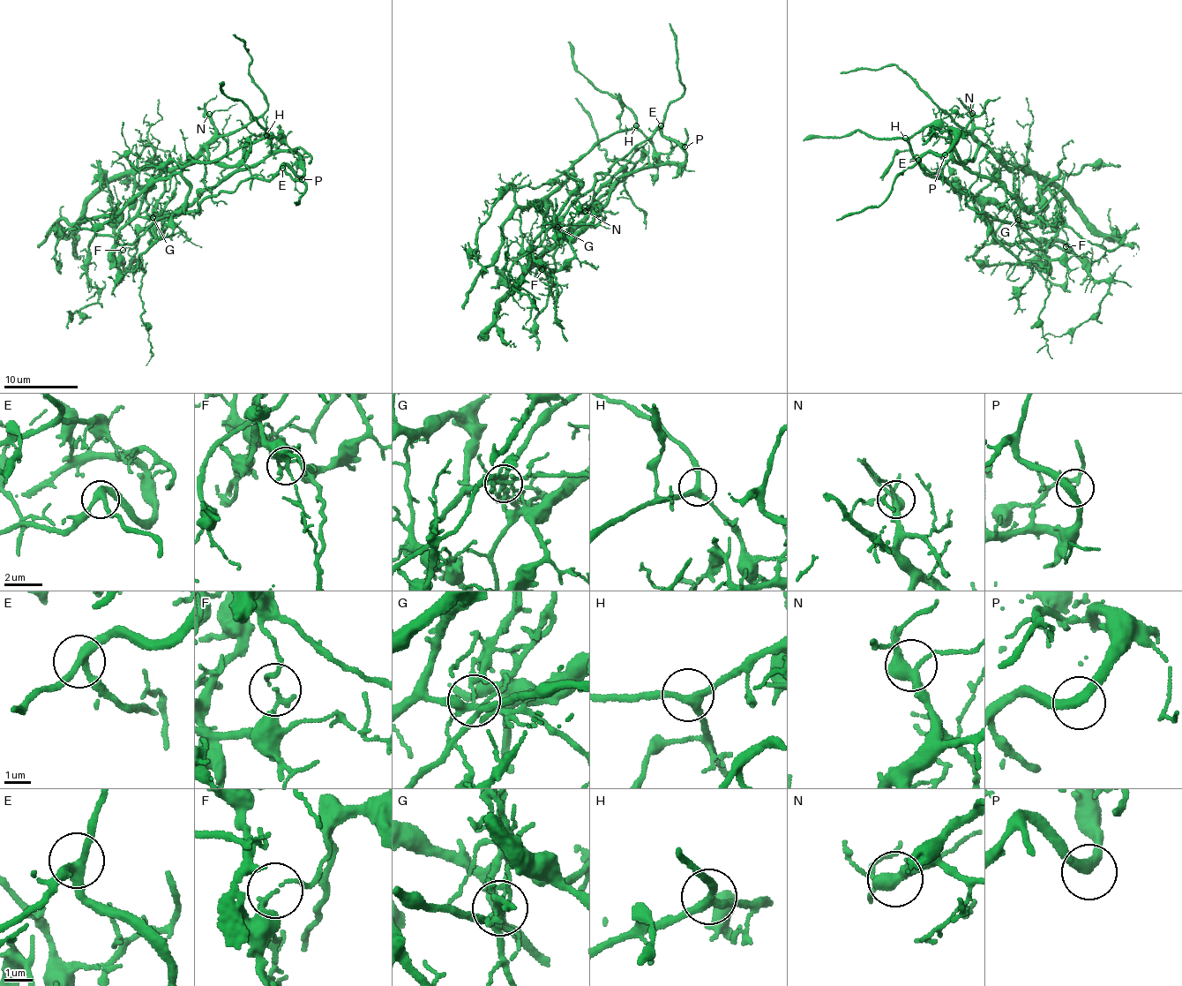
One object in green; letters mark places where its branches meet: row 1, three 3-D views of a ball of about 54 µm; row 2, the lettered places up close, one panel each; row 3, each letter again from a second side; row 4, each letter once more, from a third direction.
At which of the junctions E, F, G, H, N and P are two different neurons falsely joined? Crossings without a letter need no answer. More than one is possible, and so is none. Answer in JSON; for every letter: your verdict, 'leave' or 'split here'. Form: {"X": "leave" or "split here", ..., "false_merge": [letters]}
{"E": "leave", "F": "split here", "G": "split here", "H": "leave", "N": "leave", "P": "leave", "false_merge": ["F", "G"]}

